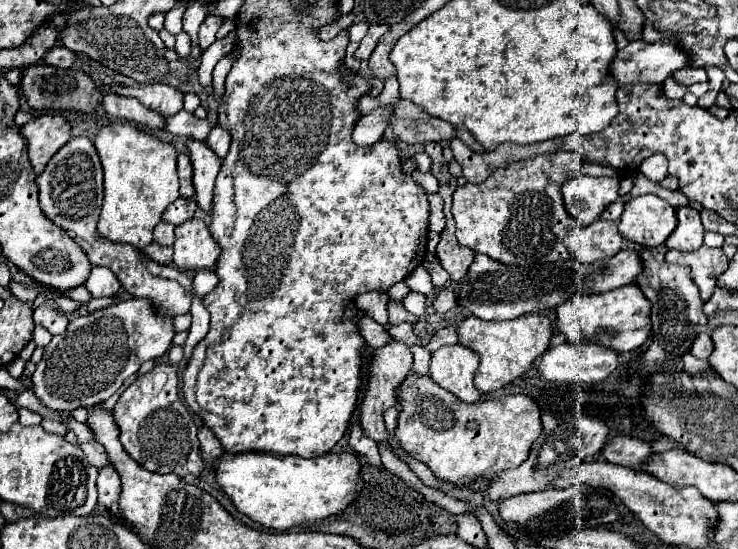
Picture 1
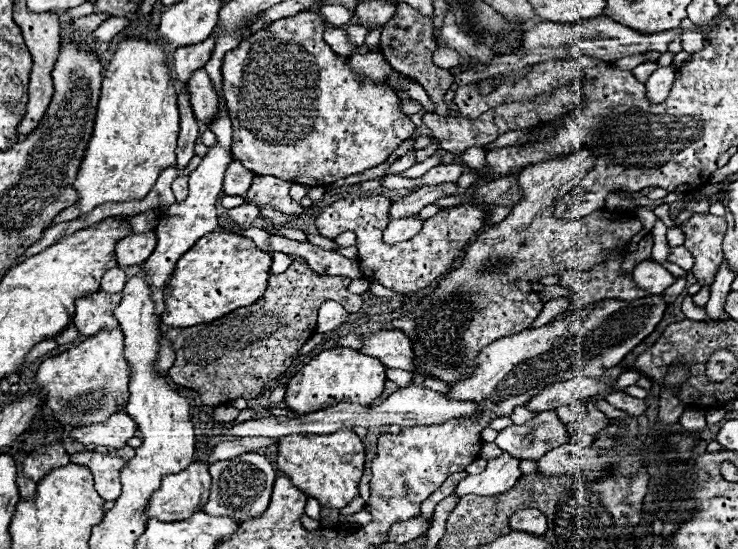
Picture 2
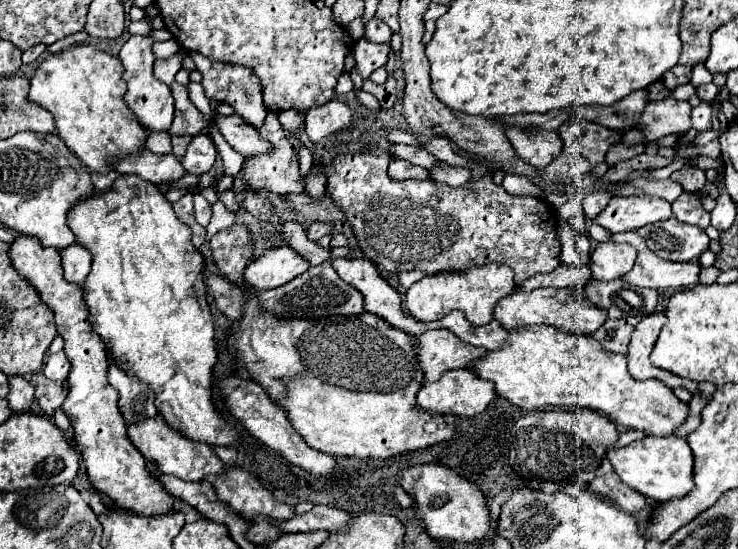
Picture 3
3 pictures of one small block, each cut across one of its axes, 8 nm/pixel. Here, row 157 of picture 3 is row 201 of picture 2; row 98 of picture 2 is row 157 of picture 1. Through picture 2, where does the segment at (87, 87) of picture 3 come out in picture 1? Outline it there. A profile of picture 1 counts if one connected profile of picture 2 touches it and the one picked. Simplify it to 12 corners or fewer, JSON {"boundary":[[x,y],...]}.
{"boundary":[[130,122],[94,138],[98,232],[142,250],[180,196],[170,142]]}

